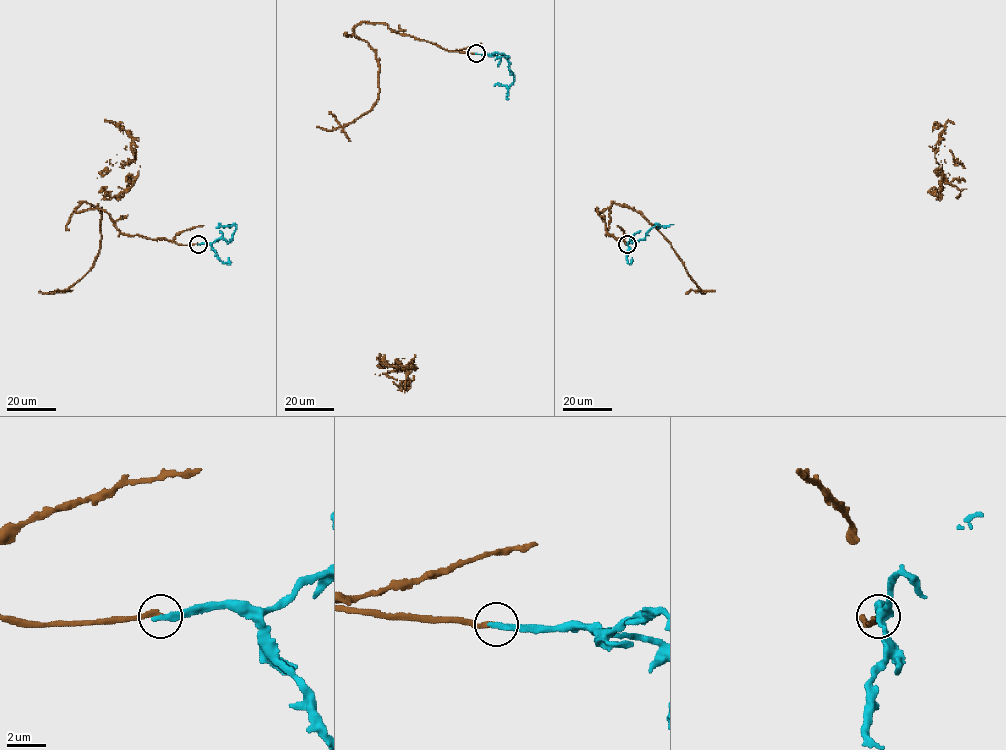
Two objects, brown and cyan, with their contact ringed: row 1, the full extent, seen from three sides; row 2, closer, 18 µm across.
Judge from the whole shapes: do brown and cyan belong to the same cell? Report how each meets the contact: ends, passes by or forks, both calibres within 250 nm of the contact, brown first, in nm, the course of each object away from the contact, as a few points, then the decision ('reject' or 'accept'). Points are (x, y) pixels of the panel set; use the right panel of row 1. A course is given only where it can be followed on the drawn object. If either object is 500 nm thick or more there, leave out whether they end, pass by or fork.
brown ends | cyan ends | 260/340 nm | brown via (628, 244), (597, 208), (633, 208), (698, 287), (715, 290), (931, 188), (939, 197), (942, 178), (956, 197) | cyan via (628, 244), (630, 238), (631, 241), (643, 239), (658, 224), (659, 228) | reject

